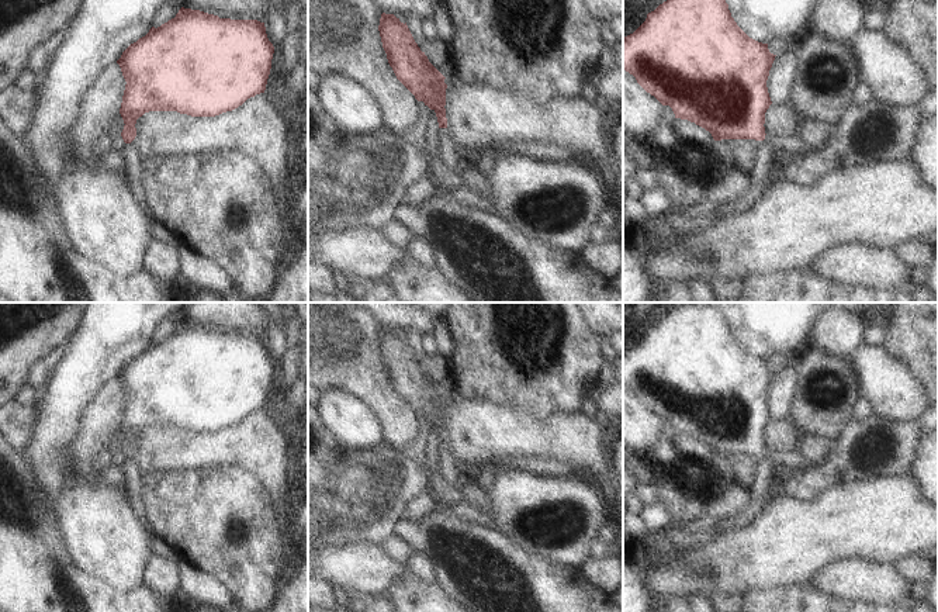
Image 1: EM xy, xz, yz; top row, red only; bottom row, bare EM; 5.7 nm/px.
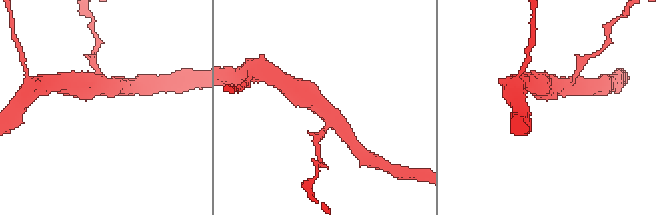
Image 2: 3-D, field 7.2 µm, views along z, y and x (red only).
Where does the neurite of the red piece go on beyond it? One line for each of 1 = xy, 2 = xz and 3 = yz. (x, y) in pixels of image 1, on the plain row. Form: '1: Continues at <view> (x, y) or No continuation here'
1: No continuation here
2: Continues at xz (452, 473)
3: Continues at yz (793, 459).

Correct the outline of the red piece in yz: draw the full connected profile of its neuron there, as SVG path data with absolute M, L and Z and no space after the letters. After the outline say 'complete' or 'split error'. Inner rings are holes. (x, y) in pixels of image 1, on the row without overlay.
M683 302L679 308L675 308L668 312L667 317L660 319L654 326L647 329L645 336L630 350L623 353L623 385L633 390L637 395L637 398L651 411L654 411L662 421L669 421L675 429L675 433L688 435L690 438L695 438L696 440L705 443L709 446L714 456L721 454L755 454L755 456L764 456L766 460L769 460L775 468L792 468L792 470L807 470L810 463L807 459L802 454L800 449L792 449L789 452L775 452L769 453L765 449L765 428L772 419L766 395L769 391L769 385L772 383L772 378L775 376L773 369L769 367L768 359L758 357L752 353L750 353L734 336L731 332L731 328L728 325L728 319L723 312L719 310L706 305L706 304L688 304Z; split error

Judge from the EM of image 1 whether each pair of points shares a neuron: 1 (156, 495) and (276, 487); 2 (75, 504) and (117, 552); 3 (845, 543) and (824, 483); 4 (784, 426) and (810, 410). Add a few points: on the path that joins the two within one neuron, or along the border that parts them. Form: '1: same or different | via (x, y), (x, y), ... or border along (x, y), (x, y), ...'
1: different | border along (239, 467), (243, 467), (262, 484), (273, 502)
2: same | via (86, 515), (106, 540)
3: different | border along (859, 481), (834, 486), (806, 500), (795, 498)
4: different | border along (789, 415), (800, 436)

